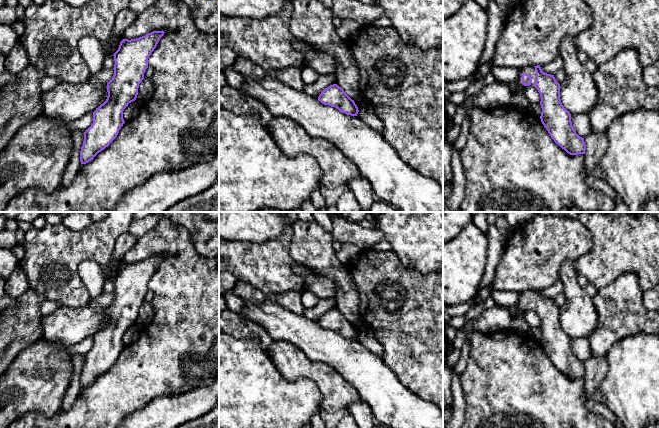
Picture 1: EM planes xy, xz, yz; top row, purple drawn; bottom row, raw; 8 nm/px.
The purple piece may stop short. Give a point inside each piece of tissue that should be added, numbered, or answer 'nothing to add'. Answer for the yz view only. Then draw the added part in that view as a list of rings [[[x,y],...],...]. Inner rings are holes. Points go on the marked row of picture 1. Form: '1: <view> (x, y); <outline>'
1: yz (519, 101); [[[526,66],[526,67],[519,68],[519,74],[517,79],[517,82],[519,84],[519,89],[516,93],[512,94],[510,106],[518,110],[526,111],[529,106],[529,102],[522,93],[522,89],[525,87],[522,84],[523,73],[529,74],[531,76],[532,78],[531,86],[534,86],[536,83],[536,71],[534,66]]]

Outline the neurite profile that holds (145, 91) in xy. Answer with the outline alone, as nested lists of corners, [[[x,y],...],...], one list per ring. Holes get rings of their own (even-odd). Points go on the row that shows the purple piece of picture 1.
[[[144,78],[142,82],[139,84],[138,95],[136,101],[140,103],[140,105],[144,105],[146,102],[150,100],[154,92],[154,86],[150,78]]]

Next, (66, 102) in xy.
[[[90,79],[81,84],[59,83],[43,92],[41,115],[68,124],[87,113],[93,113],[108,96],[107,84],[93,84]]]

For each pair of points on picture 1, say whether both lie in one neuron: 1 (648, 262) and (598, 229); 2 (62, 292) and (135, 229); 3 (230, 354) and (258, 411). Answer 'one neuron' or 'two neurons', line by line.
1: one neuron
2: two neurons
3: one neuron

